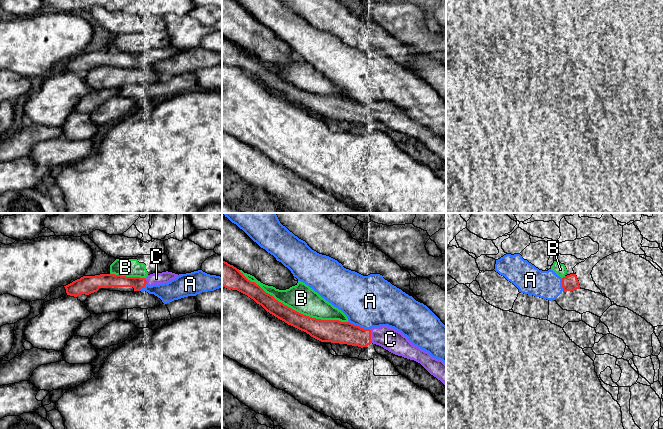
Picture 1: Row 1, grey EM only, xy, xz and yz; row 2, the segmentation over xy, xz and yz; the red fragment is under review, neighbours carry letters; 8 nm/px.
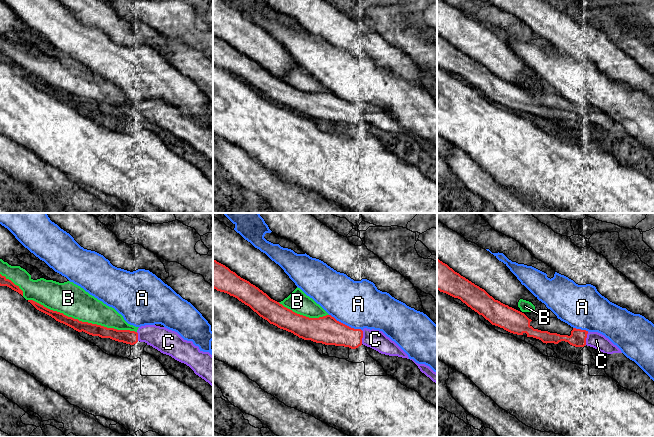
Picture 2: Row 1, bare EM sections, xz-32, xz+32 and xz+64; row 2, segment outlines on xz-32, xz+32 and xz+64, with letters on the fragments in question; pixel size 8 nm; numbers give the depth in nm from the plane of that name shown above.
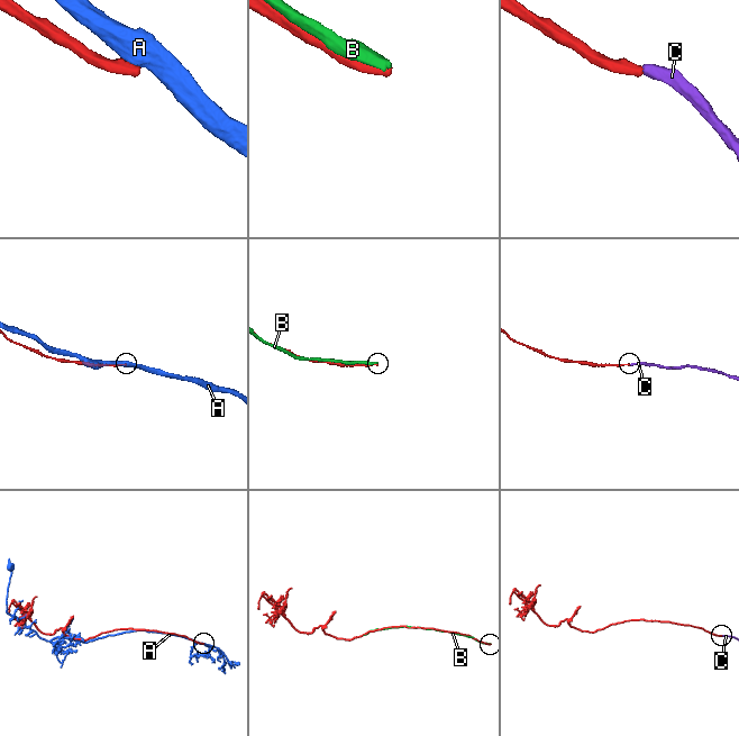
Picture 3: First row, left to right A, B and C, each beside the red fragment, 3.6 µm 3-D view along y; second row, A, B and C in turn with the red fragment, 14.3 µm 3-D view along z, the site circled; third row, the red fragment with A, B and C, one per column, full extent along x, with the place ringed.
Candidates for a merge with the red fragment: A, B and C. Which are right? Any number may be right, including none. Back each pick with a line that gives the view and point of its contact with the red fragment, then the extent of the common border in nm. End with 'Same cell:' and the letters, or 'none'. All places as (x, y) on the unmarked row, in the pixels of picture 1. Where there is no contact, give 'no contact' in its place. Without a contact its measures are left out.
C: xz (370, 112) | 110 nm
Same cell: C

